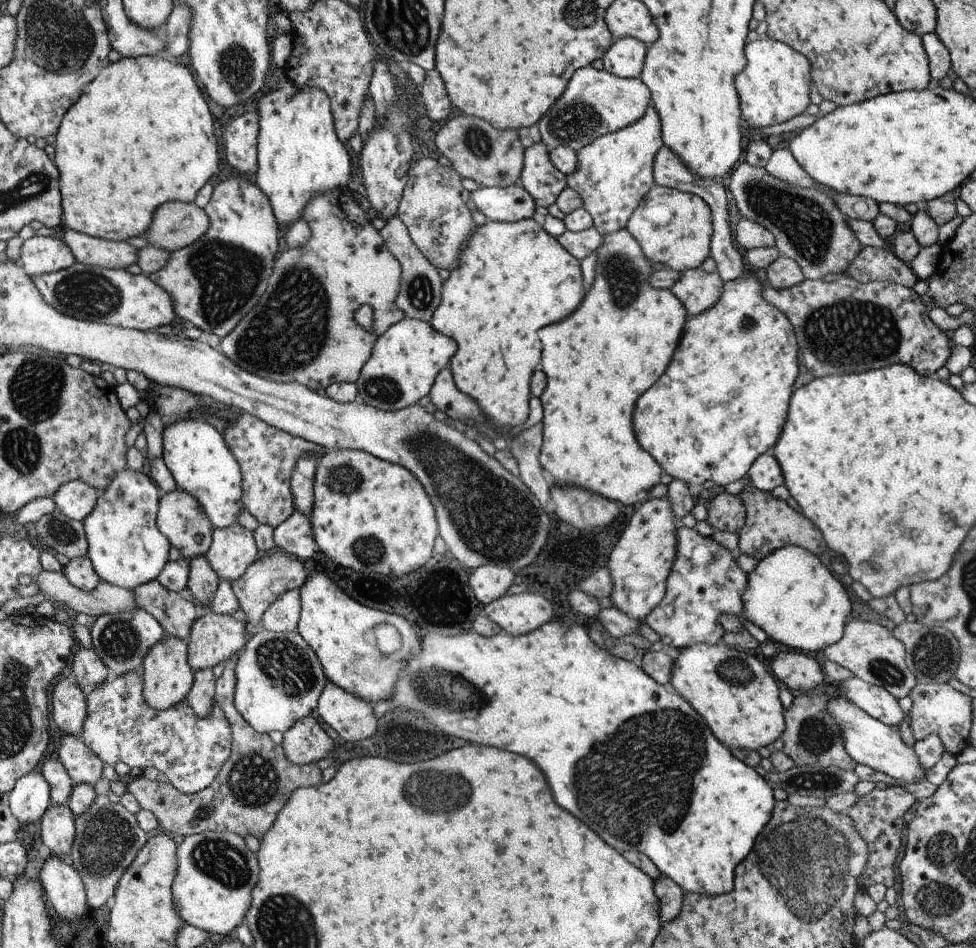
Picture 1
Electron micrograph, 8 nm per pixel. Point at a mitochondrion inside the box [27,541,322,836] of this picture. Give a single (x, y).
(287, 667)

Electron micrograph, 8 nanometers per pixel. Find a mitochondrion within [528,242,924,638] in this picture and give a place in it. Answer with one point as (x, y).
(866, 330)

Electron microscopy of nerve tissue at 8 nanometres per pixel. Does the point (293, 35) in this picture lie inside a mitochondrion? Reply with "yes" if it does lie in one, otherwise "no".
no

